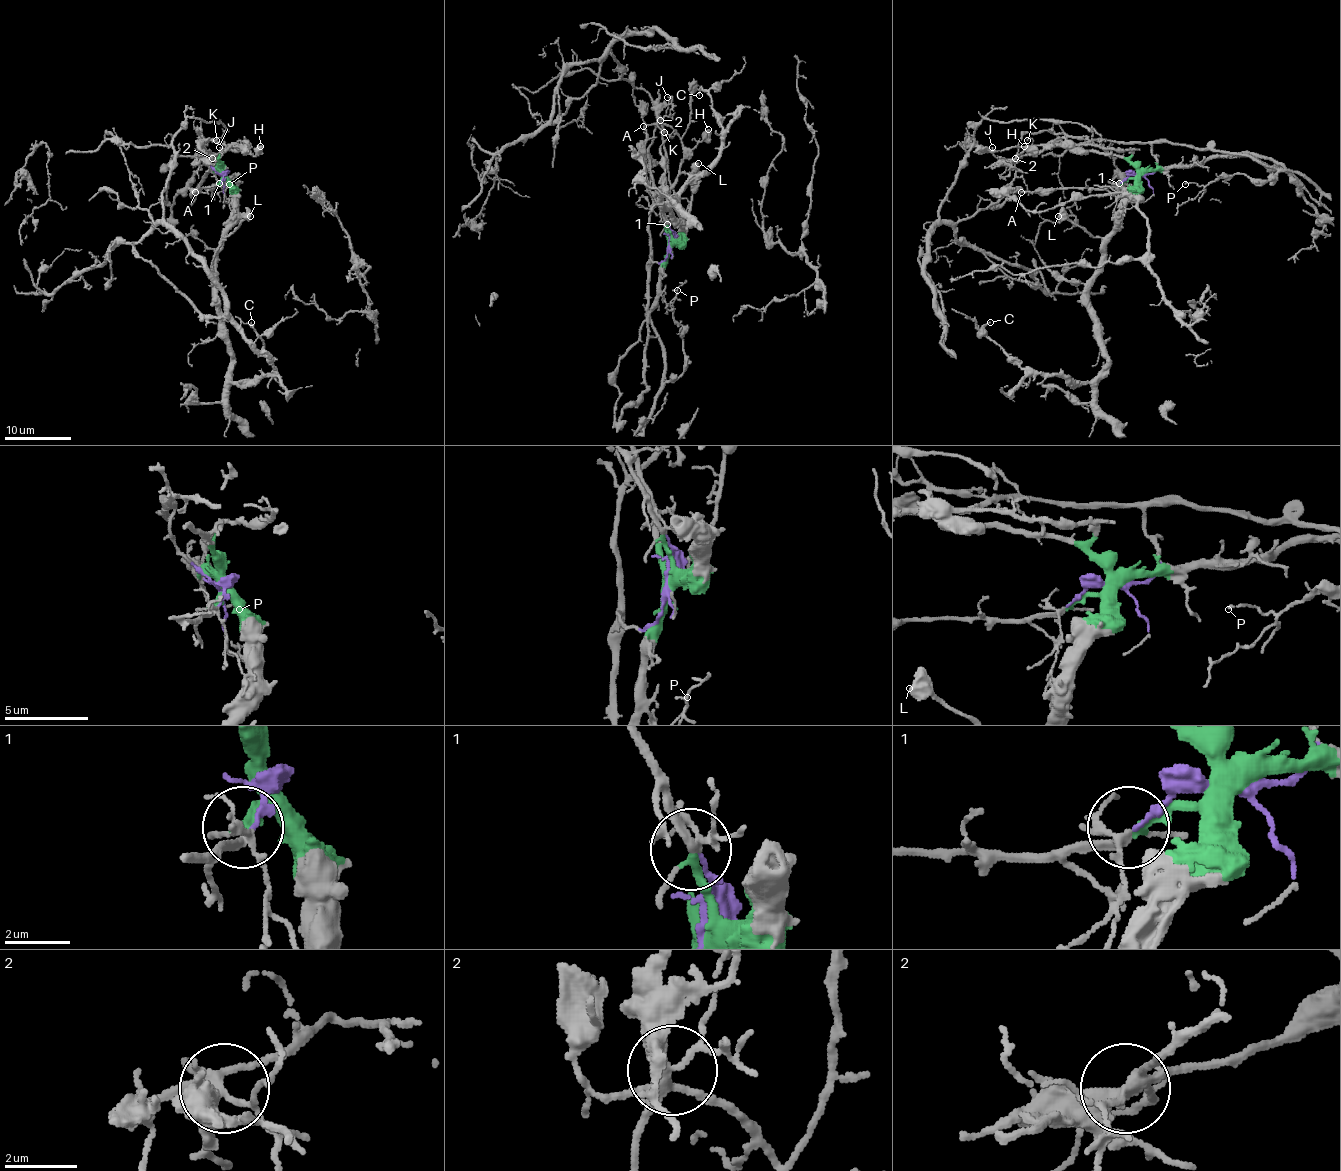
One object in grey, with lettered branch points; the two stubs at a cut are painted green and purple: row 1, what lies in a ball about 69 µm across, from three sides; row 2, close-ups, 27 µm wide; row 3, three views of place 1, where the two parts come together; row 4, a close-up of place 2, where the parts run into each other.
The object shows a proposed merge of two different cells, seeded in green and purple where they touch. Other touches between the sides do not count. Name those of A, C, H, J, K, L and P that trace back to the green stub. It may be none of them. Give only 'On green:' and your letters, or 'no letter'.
On green: A, C, L

